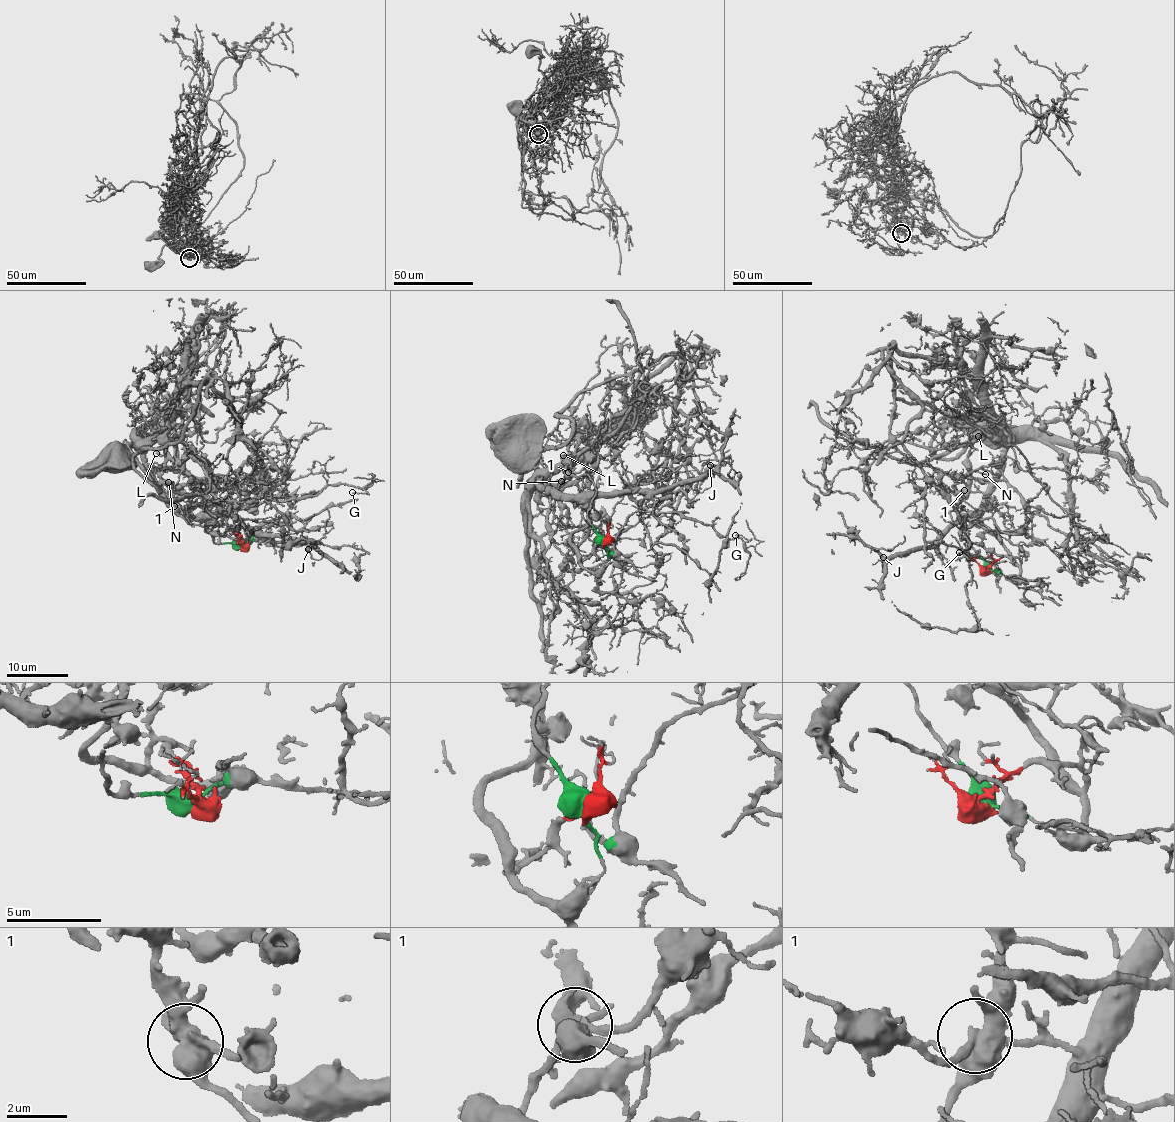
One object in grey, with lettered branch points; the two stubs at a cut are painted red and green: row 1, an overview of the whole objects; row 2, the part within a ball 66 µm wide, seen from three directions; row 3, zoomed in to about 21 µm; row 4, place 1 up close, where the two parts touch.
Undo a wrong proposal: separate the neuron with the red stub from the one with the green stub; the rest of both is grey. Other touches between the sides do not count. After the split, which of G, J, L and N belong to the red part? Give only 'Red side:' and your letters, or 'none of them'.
Red side: G, J

